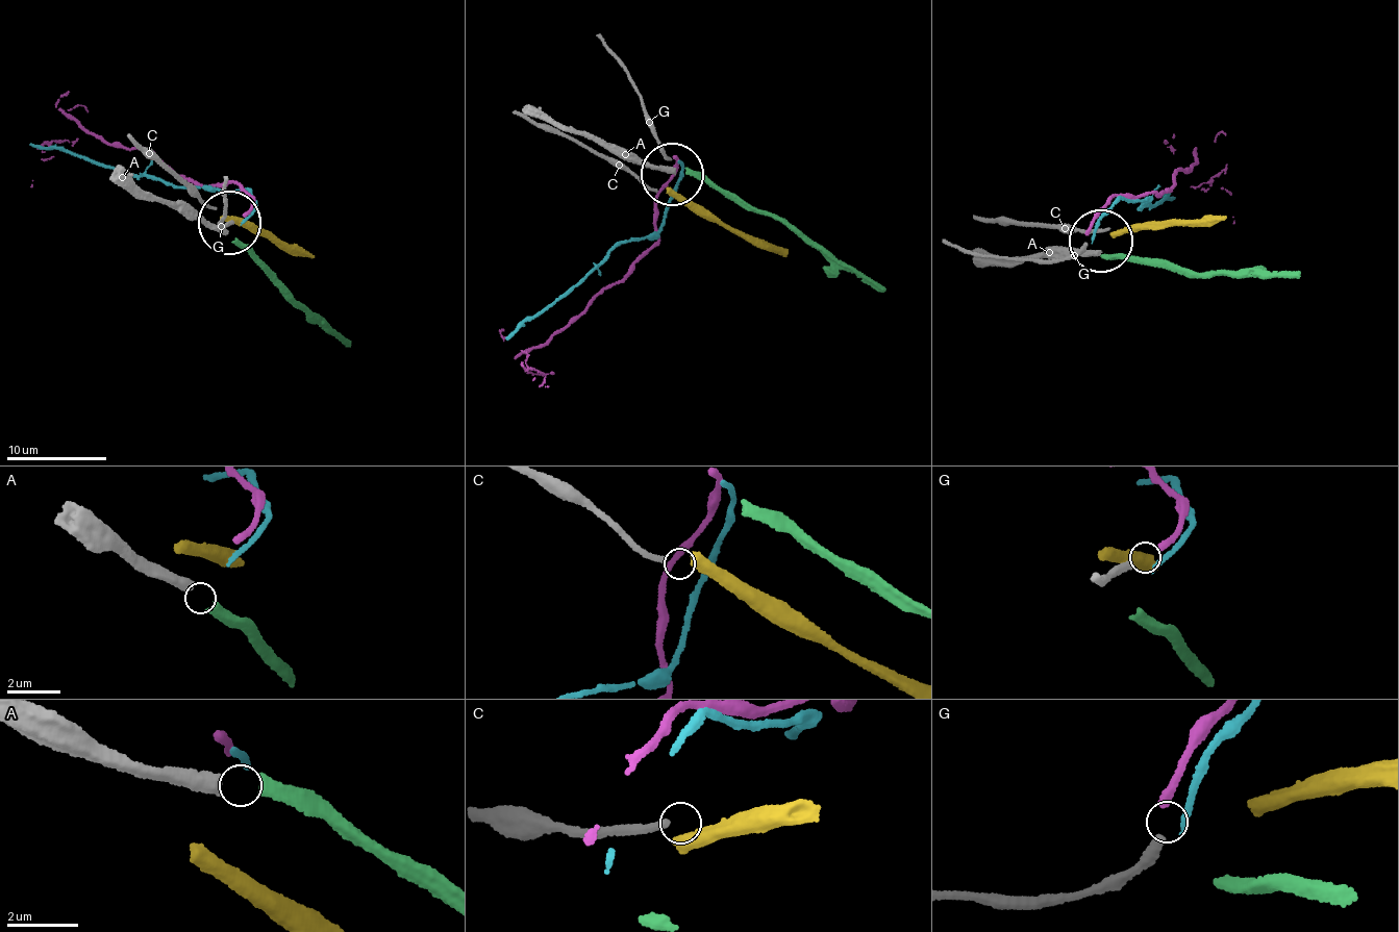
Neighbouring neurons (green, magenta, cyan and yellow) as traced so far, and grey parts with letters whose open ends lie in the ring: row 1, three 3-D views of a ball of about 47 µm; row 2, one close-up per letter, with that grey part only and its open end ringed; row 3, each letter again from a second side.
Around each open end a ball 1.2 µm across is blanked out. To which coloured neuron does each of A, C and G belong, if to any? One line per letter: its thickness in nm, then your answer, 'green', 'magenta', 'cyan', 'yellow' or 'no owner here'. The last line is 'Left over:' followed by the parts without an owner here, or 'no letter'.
A: calibre 440 nm; no owner here
C: calibre 220 nm; no owner here
G: calibre 280 nm; no owner here
Left over: A, C, G

